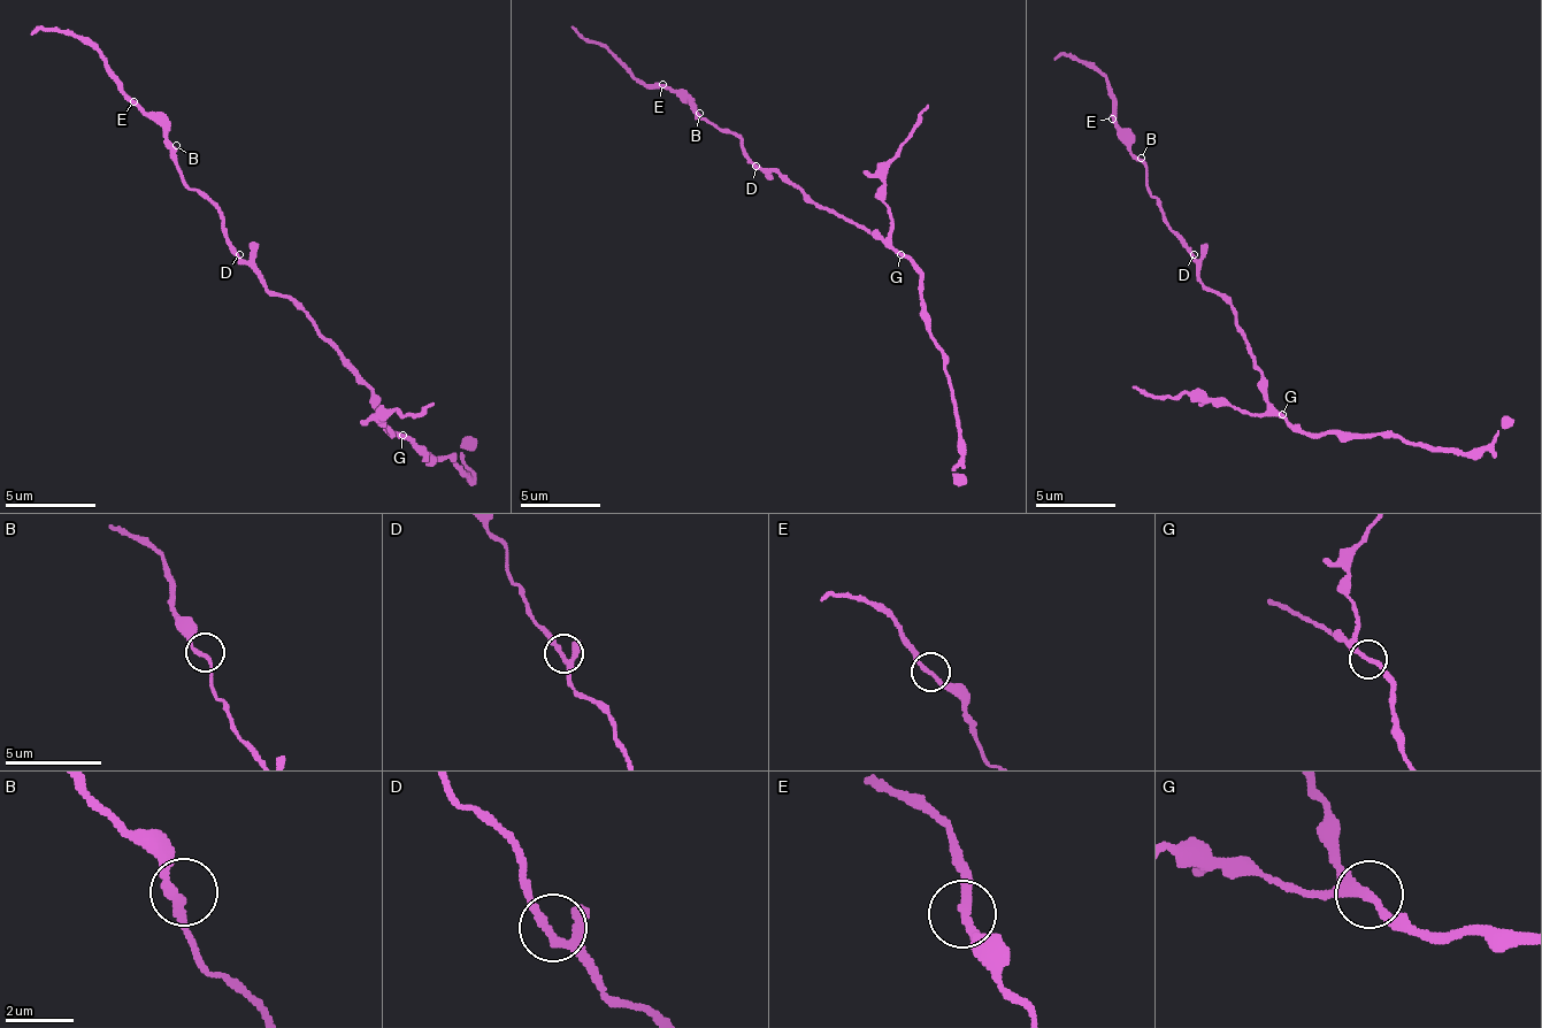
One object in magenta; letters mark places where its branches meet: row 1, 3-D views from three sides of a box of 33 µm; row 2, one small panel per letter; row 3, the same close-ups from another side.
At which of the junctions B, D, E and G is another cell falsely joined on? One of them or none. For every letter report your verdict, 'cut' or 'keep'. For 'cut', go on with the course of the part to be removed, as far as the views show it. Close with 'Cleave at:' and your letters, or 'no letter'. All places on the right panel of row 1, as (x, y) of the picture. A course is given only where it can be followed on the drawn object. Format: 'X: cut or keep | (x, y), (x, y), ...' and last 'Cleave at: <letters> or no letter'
B: keep
D: keep
E: cut | (1113, 117), (1113, 90), (1094, 69), (1073, 58), (1053, 61)
G: keep
Cleave at: E

